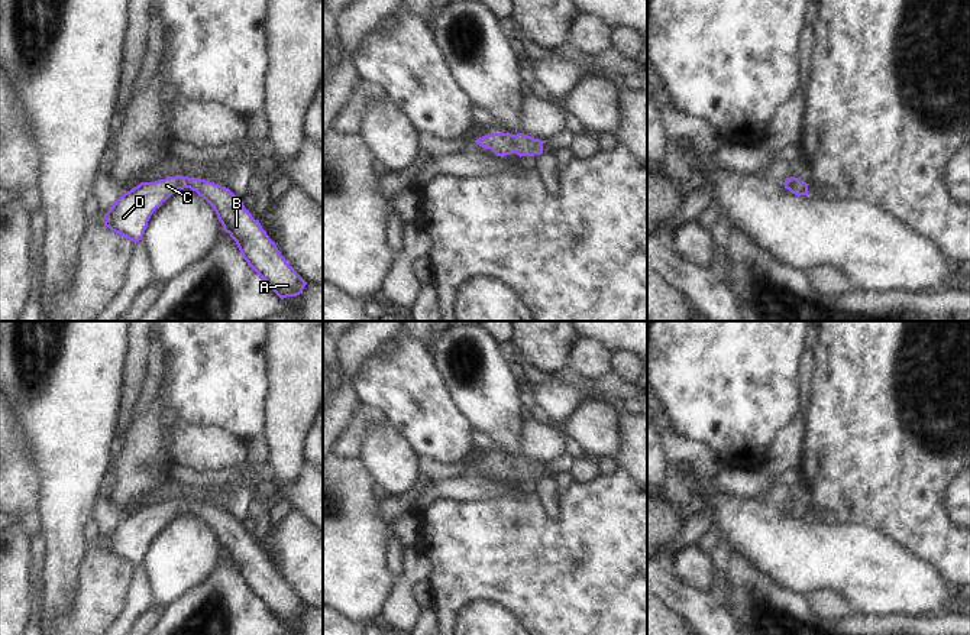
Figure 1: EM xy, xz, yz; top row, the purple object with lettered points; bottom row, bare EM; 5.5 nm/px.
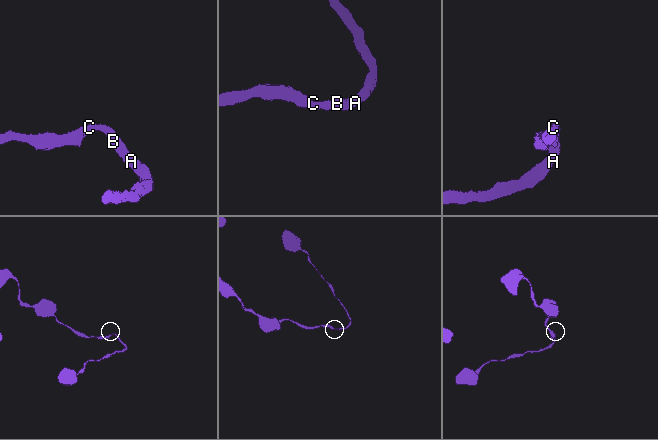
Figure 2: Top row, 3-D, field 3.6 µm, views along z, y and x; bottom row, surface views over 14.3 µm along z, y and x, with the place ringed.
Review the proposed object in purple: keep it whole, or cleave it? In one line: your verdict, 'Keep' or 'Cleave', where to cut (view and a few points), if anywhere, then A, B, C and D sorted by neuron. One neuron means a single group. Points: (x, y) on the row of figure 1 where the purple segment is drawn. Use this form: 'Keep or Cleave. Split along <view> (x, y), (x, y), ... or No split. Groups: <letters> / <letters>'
Keep. No split. Groups: A B C D

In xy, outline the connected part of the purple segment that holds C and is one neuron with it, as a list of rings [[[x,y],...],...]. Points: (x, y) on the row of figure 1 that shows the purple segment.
[[[182,175],[140,182],[116,200],[104,214],[104,226],[132,242],[139,242],[153,211],[184,188],[195,191],[213,207],[243,259],[281,299],[303,294],[307,282],[284,259],[259,220],[245,208],[242,198],[219,184]]]

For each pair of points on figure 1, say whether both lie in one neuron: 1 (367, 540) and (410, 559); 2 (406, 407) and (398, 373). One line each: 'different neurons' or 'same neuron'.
1: different neurons
2: same neuron

